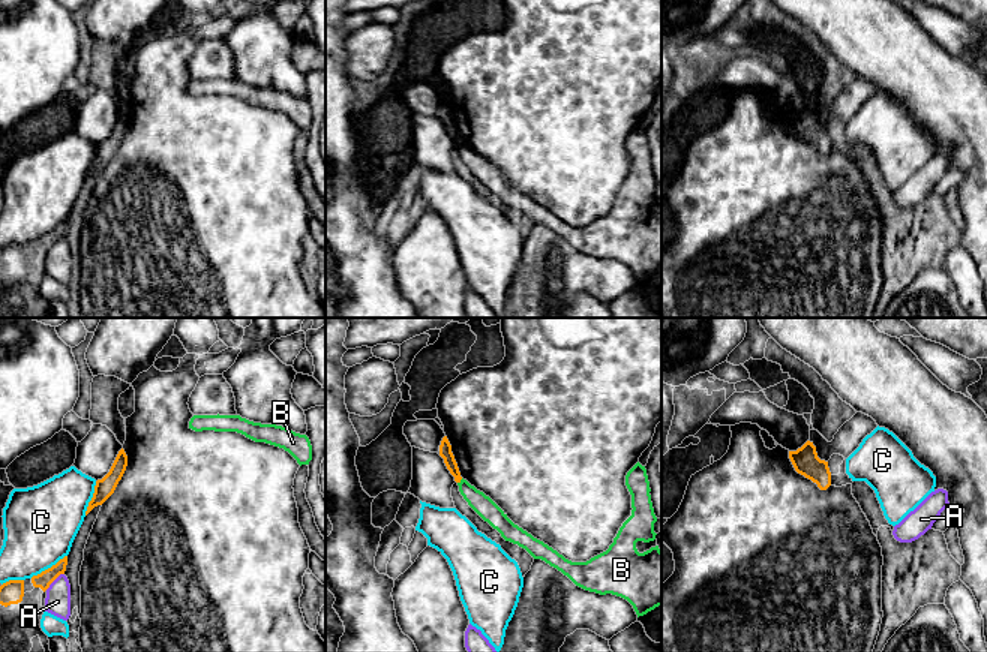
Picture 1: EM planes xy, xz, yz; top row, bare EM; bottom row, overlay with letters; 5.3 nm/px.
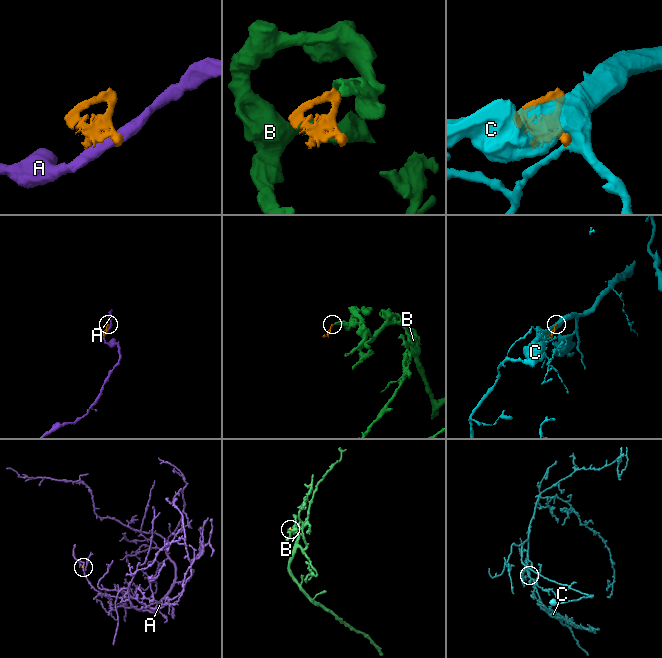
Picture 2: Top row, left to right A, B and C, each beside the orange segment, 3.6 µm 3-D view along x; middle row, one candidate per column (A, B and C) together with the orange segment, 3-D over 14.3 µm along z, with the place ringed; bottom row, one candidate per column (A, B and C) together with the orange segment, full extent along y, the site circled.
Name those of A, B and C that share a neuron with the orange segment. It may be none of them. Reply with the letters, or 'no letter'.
no letter

